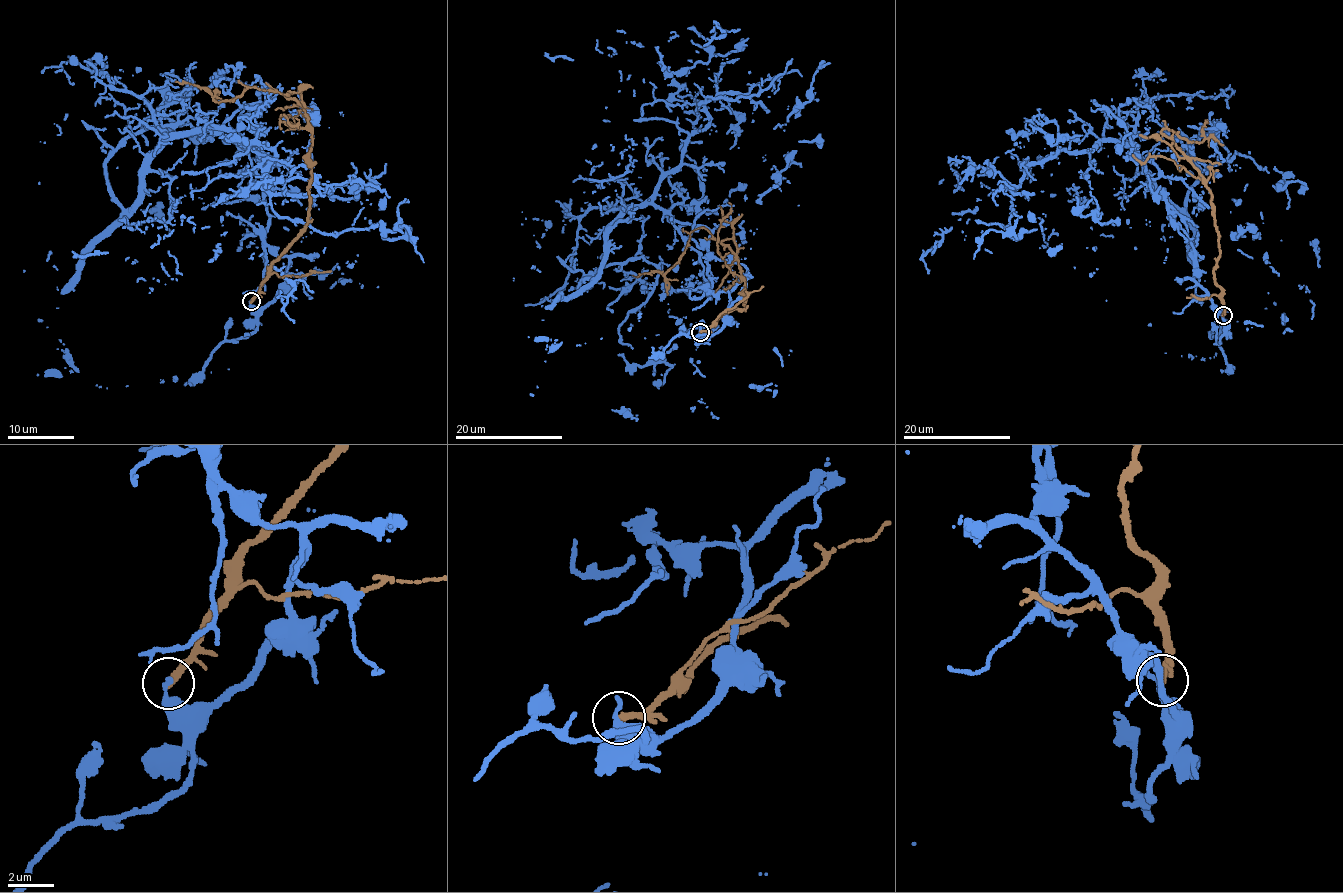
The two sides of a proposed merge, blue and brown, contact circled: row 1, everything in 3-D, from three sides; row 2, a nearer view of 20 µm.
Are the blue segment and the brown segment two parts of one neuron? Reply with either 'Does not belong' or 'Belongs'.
Does not belong

